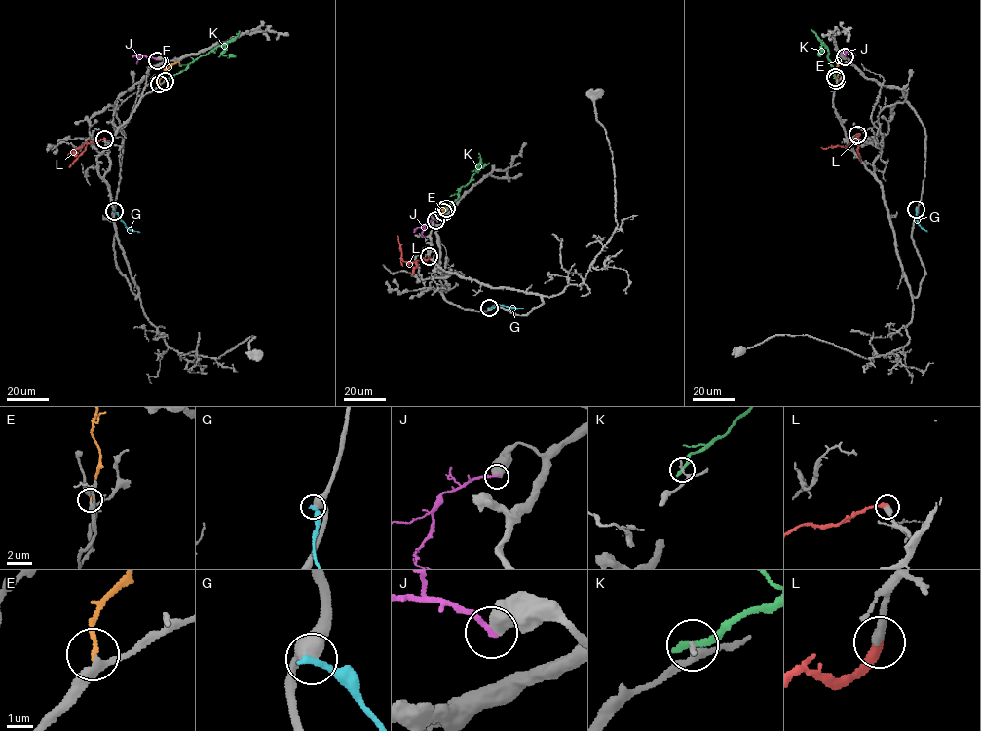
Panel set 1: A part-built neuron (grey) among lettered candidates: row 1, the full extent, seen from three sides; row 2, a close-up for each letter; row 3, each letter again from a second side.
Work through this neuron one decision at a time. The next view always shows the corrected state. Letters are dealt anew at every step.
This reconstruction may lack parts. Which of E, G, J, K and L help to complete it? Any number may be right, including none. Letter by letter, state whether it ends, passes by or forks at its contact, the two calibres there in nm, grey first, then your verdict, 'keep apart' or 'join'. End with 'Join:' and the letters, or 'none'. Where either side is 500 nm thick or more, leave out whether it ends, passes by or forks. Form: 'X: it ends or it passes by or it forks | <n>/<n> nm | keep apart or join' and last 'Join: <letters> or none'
E: it ends | 240/150 nm | join
G: it ends | 460/280 nm | keep apart
J: 550/200 nm | keep apart
K: it ends | 220/320 nm | keep apart
L: it ends | 400/400 nm | join
Join: E, L

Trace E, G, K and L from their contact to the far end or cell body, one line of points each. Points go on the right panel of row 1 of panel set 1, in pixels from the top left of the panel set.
E: (836, 80), (838, 60), (842, 62)
G: (916, 209), (920, 226), (927, 231)
K: (835, 77), (827, 57), (828, 51), (811, 29)
L: (857, 134), (844, 146), (821, 147)

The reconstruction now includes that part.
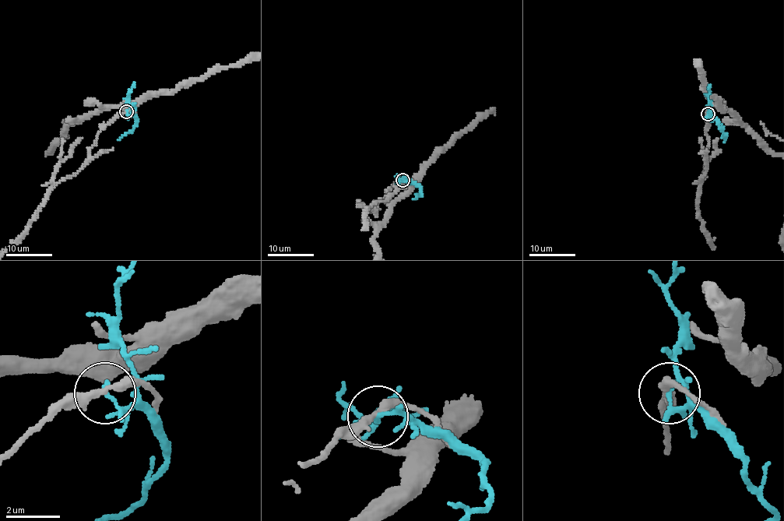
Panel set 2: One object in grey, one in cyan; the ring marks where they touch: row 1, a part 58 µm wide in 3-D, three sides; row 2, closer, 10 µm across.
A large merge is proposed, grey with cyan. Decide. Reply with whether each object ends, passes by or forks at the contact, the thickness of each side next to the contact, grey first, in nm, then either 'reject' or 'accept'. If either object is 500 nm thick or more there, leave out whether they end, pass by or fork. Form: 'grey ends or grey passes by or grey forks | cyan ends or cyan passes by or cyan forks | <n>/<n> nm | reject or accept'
grey passes by | cyan passes by | 280/110 nm | reject

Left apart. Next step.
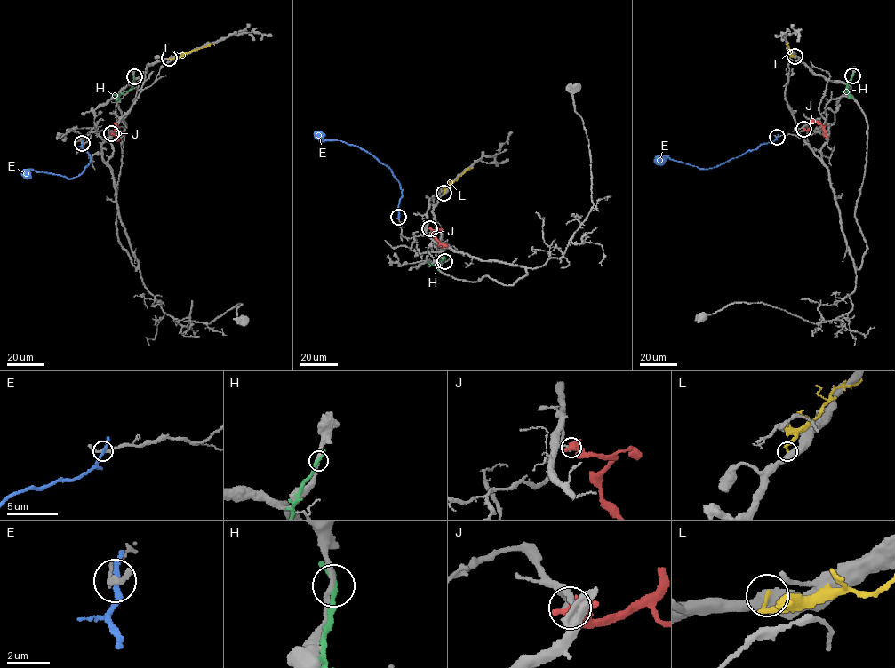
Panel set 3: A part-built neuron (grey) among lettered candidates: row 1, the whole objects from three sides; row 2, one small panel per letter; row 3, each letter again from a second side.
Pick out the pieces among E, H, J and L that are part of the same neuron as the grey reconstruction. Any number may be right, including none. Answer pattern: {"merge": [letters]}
{"merge": []}

